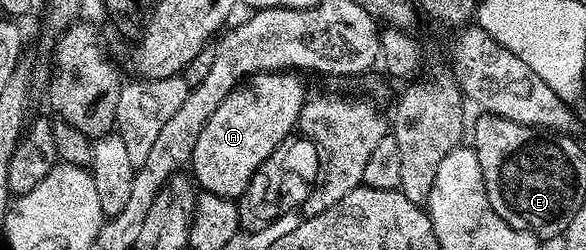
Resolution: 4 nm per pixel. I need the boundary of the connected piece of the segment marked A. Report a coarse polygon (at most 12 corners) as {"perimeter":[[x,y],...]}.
{"perimeter":[[294,71],[239,81],[189,163],[199,190],[241,197],[295,132]]}

